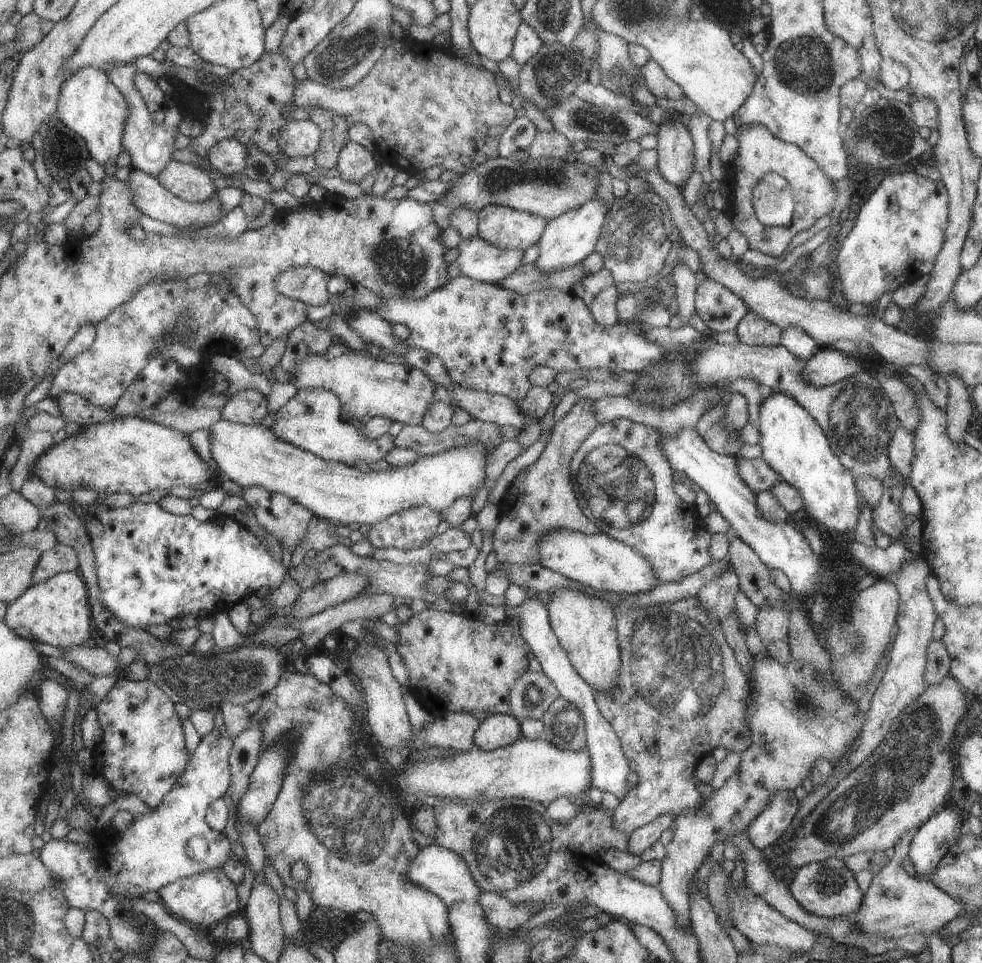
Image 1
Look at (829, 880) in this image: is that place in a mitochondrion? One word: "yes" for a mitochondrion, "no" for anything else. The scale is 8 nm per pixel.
yes

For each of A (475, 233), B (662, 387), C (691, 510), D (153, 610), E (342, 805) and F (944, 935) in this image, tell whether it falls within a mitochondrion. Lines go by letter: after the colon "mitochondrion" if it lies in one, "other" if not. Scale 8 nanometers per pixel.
A: other
B: mitochondrion
C: other
D: other
E: mitochondrion
F: other

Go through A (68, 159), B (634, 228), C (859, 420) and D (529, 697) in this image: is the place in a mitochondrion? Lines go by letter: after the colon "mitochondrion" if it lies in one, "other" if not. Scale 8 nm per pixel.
A: other
B: mitochondrion
C: mitochondrion
D: mitochondrion

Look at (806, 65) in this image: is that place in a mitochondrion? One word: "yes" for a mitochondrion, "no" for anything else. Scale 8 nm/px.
yes

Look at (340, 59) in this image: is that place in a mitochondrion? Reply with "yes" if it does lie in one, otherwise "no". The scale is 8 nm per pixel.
yes

